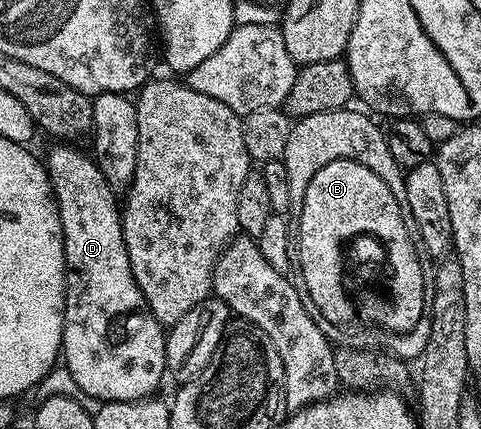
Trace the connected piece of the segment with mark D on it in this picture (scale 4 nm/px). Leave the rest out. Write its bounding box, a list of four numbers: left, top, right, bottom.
[46,145,164,401]

